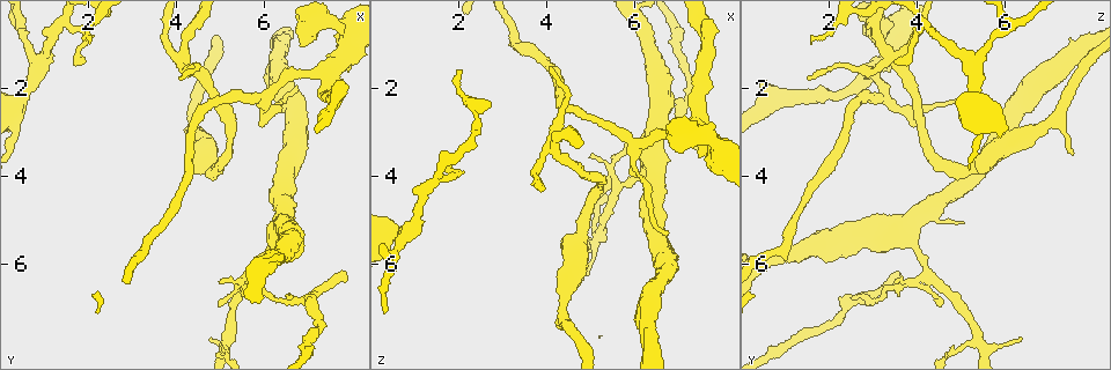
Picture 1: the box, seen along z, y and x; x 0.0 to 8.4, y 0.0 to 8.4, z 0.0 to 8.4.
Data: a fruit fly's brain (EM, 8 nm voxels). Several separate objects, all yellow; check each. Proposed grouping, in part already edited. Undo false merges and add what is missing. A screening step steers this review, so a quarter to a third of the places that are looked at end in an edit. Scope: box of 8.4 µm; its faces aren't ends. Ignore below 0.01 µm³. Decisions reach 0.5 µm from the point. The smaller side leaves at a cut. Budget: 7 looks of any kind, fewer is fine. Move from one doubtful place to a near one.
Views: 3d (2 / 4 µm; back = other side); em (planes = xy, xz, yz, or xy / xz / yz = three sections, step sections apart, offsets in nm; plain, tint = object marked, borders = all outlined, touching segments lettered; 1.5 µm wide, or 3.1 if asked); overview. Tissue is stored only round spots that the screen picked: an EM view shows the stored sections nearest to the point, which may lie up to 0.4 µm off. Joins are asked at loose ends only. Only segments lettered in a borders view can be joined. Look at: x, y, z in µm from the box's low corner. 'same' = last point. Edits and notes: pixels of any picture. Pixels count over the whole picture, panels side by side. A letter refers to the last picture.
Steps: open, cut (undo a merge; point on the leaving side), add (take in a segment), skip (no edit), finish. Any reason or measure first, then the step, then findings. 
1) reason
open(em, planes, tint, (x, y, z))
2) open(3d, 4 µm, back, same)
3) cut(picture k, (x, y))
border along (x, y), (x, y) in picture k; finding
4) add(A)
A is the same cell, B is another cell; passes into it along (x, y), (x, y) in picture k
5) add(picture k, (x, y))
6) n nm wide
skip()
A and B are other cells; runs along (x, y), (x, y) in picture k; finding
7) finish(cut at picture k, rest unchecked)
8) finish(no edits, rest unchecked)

an open end
open(em, planes, borders, (6.65, 6.80, 2.50))

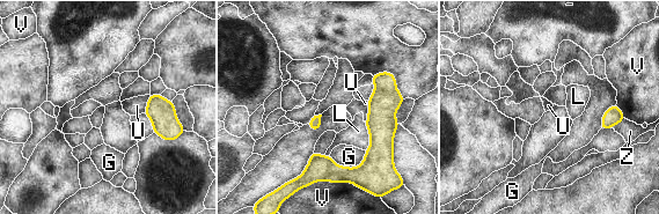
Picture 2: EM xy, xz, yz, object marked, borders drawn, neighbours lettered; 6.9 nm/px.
skip()
G, L, U, V and Z are other cells; border along (364, 123), (370, 135), (366, 149) in picture 2; no lettered segment goes on from it

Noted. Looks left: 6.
four or more arms meet
open(em, xy, step 4, borders, (4.15, 1.40, 3.40))

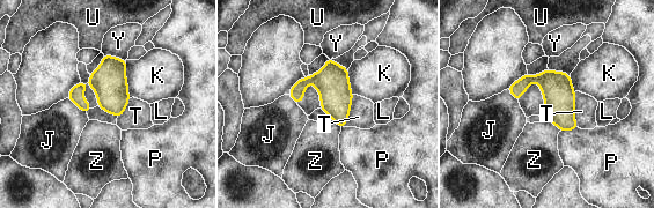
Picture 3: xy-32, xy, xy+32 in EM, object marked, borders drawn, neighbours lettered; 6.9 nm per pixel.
cut(picture 3, (296, 91))
J, K, L, P, T, U, Y and Z are other cells; border along (308, 78), (311, 82) in picture 3; a second neuron is stuck on

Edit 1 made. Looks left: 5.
open(overview)

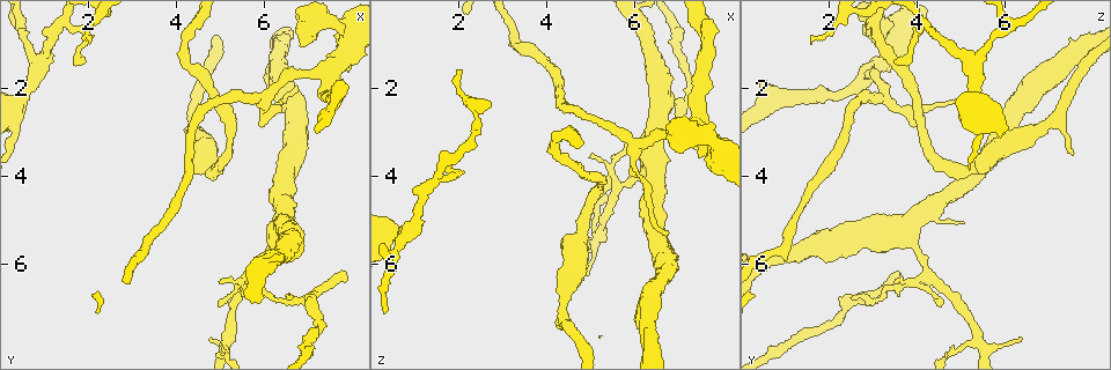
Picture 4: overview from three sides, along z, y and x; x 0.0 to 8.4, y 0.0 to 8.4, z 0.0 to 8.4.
end of a long branch
open(3d, 4 µm, (2.05, 1.00, 1.55))

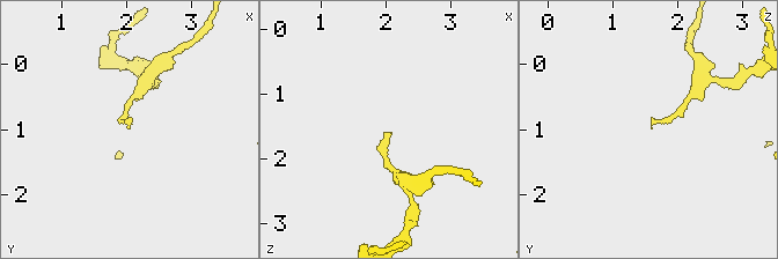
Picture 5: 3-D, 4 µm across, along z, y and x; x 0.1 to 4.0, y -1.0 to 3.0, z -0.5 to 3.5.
shape alone is not enough
open(em, planes, borders, (2.05, 0.95, 1.65))

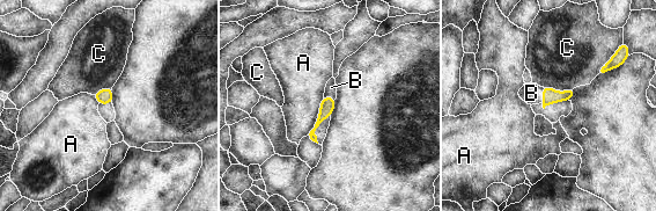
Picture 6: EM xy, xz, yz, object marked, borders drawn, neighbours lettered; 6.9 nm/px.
100 nm wide
add(B)
B is the same cell, A and C are other cells; passes into it along (550, 95), (543, 95), (531, 93) in picture 6; it goes on there

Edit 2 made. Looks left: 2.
finish(cut at picture 3, add at picture 6, rest unchecked)

